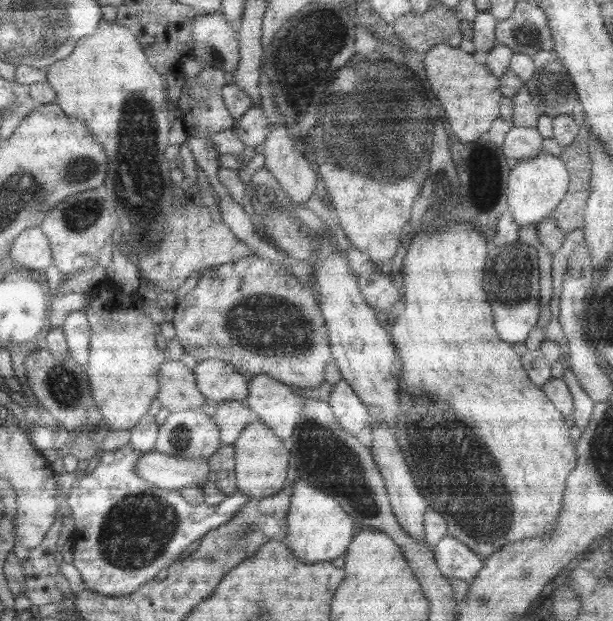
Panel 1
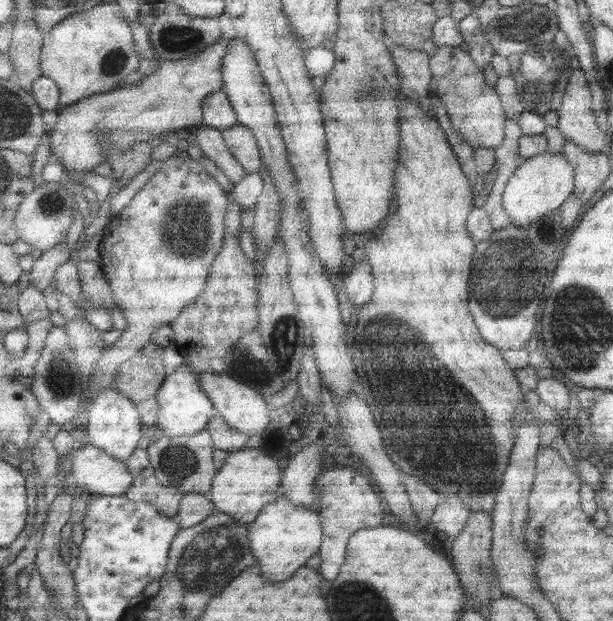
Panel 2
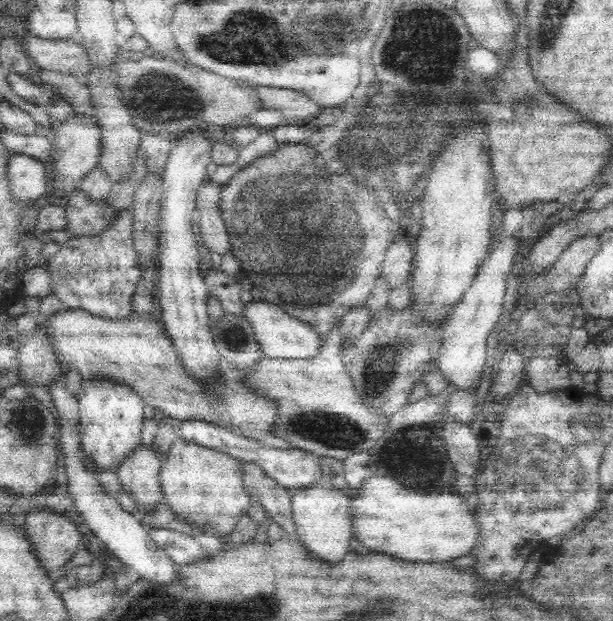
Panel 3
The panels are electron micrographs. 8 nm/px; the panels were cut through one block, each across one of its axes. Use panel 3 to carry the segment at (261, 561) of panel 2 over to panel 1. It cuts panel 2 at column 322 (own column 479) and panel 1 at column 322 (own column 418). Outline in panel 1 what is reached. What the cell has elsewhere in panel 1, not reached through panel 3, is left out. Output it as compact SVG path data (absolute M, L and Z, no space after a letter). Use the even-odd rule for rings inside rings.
M299 480L291 488L291 500L285 518L285 548L303 564L315 562L331 562L341 556L353 536L353 518L341 510L341 506L331 498Z

